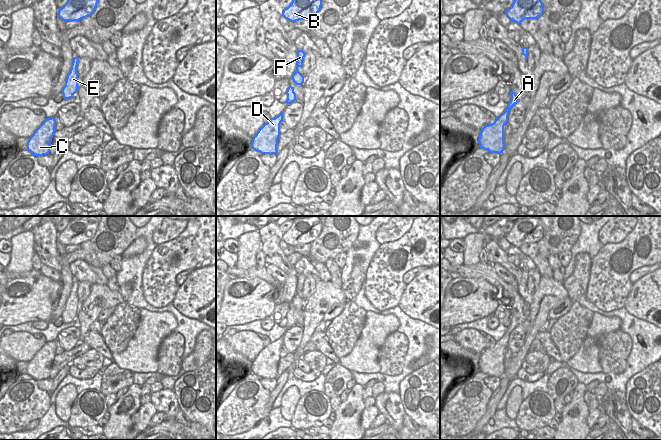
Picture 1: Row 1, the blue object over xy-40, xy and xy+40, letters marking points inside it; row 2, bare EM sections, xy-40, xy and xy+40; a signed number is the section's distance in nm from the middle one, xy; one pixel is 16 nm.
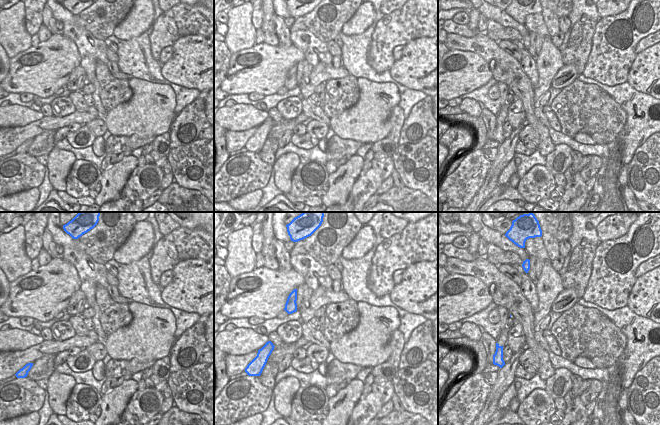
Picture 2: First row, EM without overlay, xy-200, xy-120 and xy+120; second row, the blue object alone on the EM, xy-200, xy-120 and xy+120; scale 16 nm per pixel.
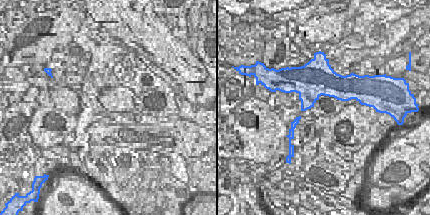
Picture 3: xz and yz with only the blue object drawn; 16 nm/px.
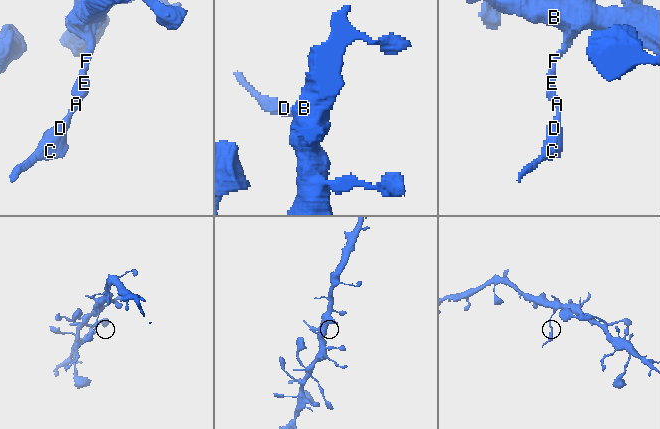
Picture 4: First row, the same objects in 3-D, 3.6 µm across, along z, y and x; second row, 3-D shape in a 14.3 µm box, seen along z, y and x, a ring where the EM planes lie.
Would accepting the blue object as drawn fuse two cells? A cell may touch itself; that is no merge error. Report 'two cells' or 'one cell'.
two cells

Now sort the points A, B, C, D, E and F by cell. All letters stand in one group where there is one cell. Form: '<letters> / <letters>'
A C D E F / B

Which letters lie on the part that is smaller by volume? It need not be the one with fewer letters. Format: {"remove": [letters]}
{"remove": ["A", "C", "D", "E", "F"]}

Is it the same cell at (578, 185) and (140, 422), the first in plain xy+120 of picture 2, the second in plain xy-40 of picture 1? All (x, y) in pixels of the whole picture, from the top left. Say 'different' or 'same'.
different

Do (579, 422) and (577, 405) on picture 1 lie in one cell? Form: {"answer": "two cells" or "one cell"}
{"answer": "one cell"}

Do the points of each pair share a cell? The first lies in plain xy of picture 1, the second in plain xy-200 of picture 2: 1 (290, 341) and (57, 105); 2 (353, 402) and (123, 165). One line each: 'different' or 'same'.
1: same
2: same

